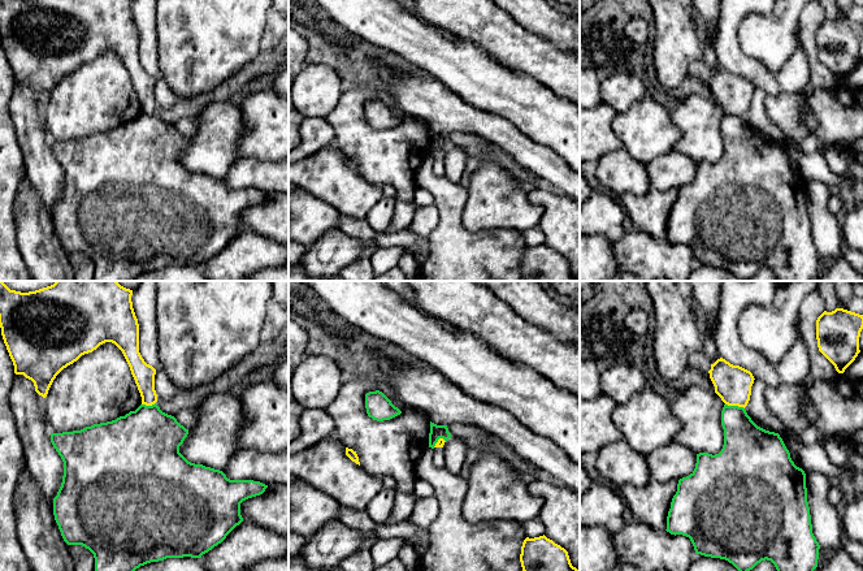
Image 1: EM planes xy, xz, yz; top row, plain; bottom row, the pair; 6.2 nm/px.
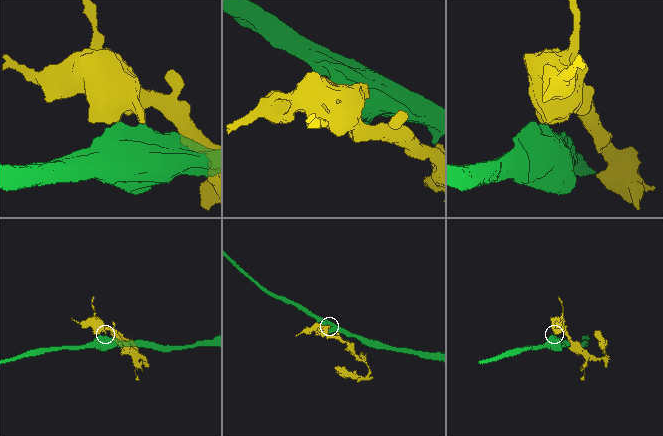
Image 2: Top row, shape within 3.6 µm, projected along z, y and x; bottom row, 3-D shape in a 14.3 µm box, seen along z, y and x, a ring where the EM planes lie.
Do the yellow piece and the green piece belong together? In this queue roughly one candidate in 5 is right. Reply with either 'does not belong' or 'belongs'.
does not belong

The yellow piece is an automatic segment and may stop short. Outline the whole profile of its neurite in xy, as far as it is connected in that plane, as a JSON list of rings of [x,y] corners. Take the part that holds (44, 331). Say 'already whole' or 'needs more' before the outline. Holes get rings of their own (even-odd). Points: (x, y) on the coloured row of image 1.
already whole; [[[0,281],[0,328],[16,375],[31,380],[43,398],[56,376],[82,355],[105,342],[114,343],[123,354],[142,397],[142,405],[157,402],[156,369],[139,352],[139,324],[135,316],[133,290],[117,281],[56,281],[29,293],[10,290]]]

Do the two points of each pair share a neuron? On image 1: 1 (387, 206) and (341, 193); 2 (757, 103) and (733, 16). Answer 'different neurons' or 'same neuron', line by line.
1: different neurons
2: different neurons

